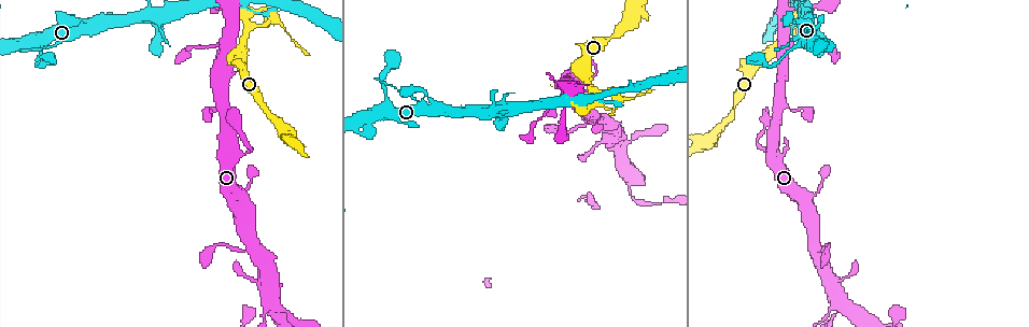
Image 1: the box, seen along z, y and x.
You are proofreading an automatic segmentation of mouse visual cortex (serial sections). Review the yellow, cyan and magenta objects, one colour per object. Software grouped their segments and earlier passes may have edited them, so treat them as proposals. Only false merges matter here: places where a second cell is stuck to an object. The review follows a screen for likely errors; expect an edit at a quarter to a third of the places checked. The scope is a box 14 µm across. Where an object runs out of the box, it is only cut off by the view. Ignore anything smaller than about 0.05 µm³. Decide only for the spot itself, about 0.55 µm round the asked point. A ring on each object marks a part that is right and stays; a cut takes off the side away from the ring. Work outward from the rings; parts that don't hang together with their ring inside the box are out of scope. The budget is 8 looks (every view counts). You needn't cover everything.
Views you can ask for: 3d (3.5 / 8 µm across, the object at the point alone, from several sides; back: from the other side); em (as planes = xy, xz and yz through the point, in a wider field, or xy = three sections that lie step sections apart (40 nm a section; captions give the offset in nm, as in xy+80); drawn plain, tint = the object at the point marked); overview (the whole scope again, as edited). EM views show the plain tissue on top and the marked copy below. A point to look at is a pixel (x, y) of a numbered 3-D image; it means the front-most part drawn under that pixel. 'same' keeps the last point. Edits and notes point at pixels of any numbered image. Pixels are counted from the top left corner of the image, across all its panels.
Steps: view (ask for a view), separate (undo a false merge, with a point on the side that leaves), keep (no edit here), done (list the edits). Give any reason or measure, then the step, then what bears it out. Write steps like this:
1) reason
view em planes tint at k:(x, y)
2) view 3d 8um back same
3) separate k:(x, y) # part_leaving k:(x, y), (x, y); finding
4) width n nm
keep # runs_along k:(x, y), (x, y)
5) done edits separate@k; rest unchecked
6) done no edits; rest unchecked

thick turns thin
view 3d 3.5um at 1:(596, 89)

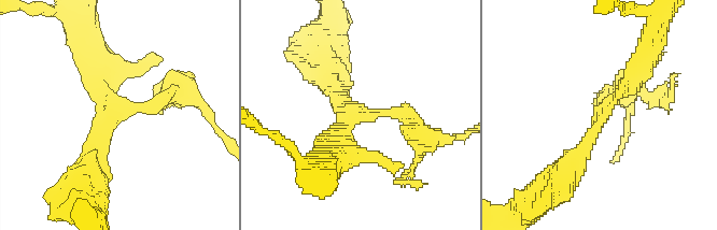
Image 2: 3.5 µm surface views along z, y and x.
arms 3; arm_widths 200, 250, 300 nm; now the EM
view em xy step 1 tint at 2:(112, 119)

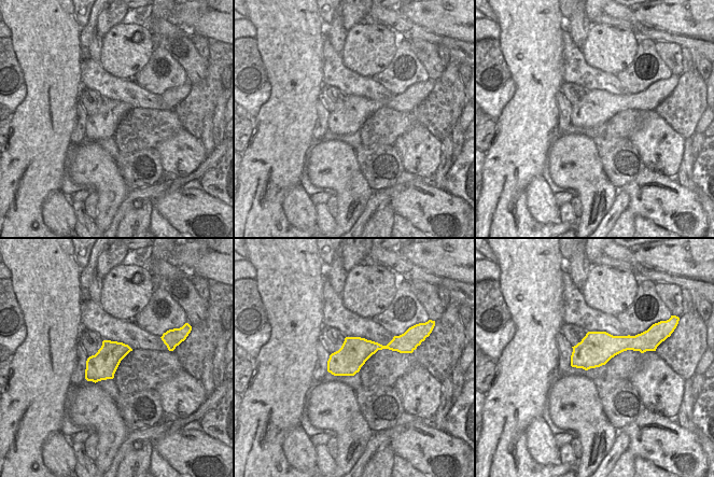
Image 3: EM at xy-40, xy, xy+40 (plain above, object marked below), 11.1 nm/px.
keep # runs_along 3:(400, 348), (360, 349), (330, 368); continuous, no second cell

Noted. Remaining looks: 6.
side arm on a straight run
view 3d 3.5um at 1:(387, 102)

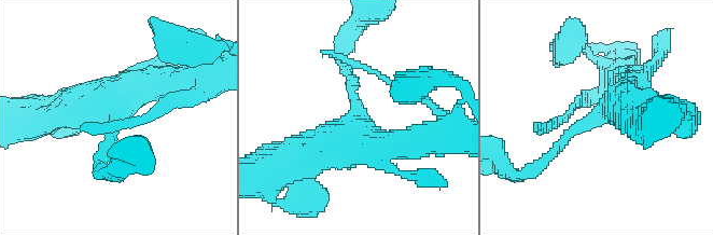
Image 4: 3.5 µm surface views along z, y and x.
arms 3; arm_widths 150, 400, 600 nm; need the tissue
view em xy step 3 tint at 4:(358, 108)

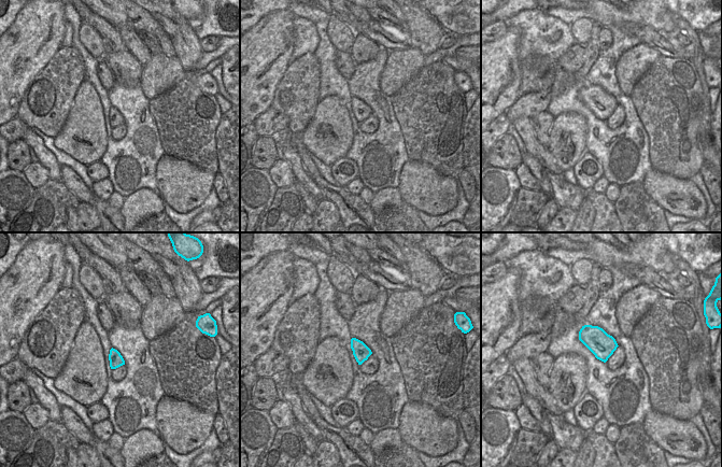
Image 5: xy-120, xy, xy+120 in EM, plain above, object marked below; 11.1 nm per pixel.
keep # one cell here

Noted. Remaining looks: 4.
view 3d 3.5um at 1:(251, 246)

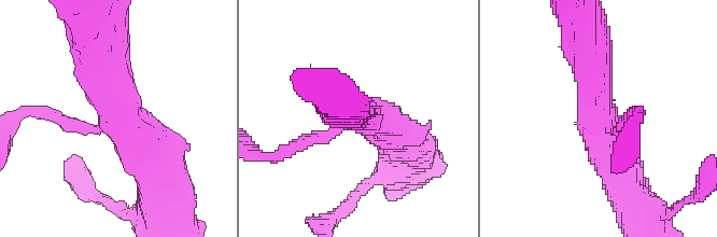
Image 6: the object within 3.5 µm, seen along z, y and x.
now the EM
view em xy step 5 tint at 6:(598, 119)

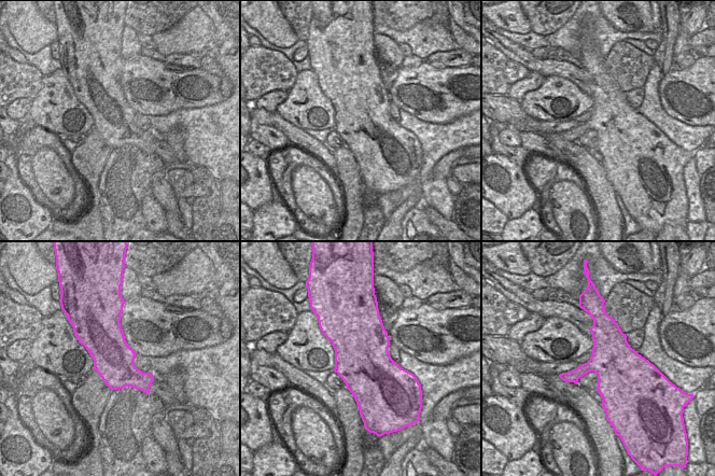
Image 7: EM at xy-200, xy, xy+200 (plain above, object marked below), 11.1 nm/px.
view em xy step 3 tint same

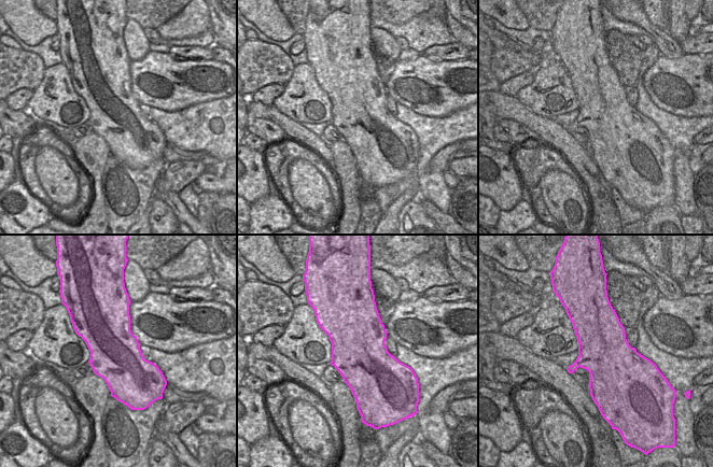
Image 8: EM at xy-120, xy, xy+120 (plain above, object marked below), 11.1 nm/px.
arms 3; arm_widths 150, 600, 600 nm
keep # runs_along 6:(99, 51), (116, 114), (163, 173); one cell here

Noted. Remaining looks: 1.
done no edits; rest unchecked

